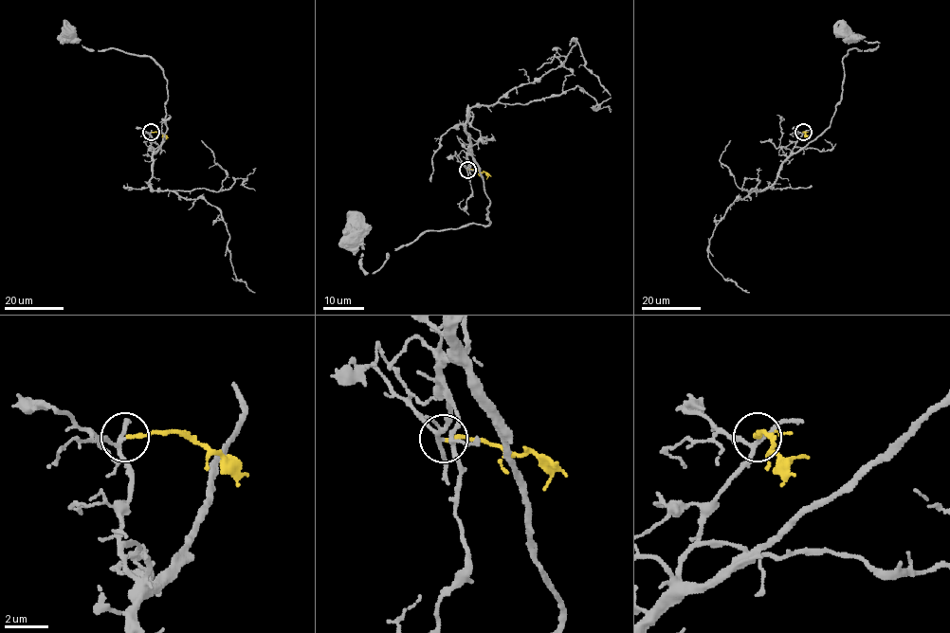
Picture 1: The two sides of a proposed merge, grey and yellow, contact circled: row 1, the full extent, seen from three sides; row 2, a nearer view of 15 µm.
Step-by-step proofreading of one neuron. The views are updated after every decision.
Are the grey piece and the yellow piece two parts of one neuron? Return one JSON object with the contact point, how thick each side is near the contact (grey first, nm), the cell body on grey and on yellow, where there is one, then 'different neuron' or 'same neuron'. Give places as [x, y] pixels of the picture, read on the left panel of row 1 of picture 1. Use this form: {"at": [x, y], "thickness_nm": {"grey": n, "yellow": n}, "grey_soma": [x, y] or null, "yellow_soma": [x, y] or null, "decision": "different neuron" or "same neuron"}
{"at": [151, 132], "thickness_nm": {"grey": 160, "yellow": 180}, "grey_soma": [68, 32], "yellow_soma": null, "decision": "same neuron"}

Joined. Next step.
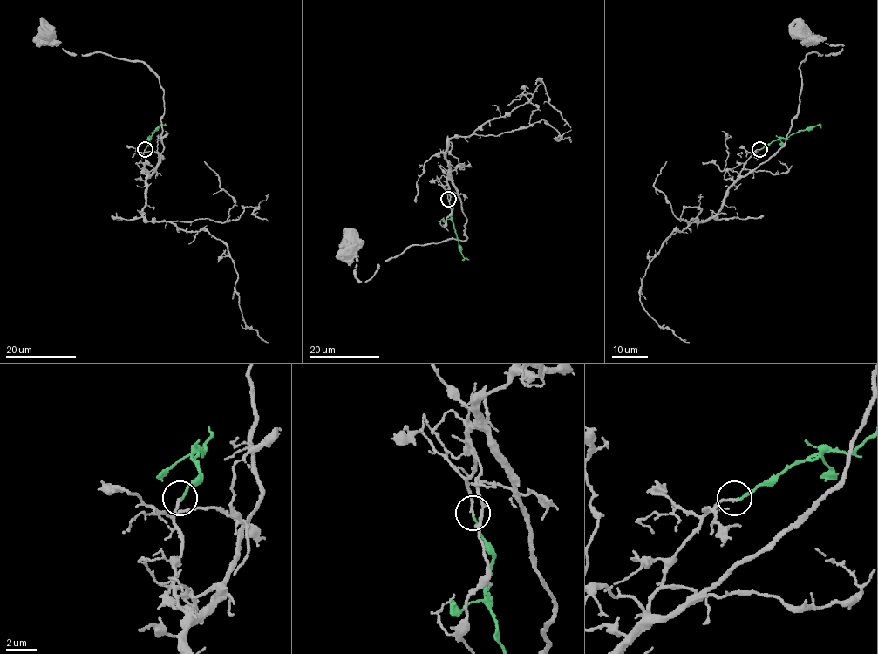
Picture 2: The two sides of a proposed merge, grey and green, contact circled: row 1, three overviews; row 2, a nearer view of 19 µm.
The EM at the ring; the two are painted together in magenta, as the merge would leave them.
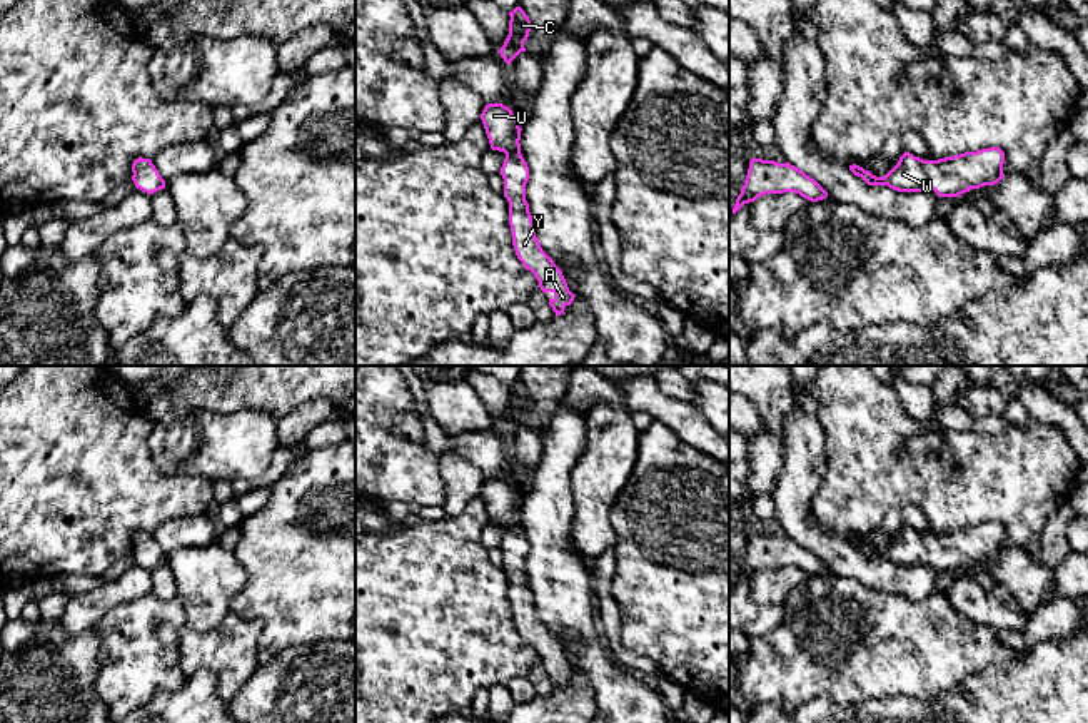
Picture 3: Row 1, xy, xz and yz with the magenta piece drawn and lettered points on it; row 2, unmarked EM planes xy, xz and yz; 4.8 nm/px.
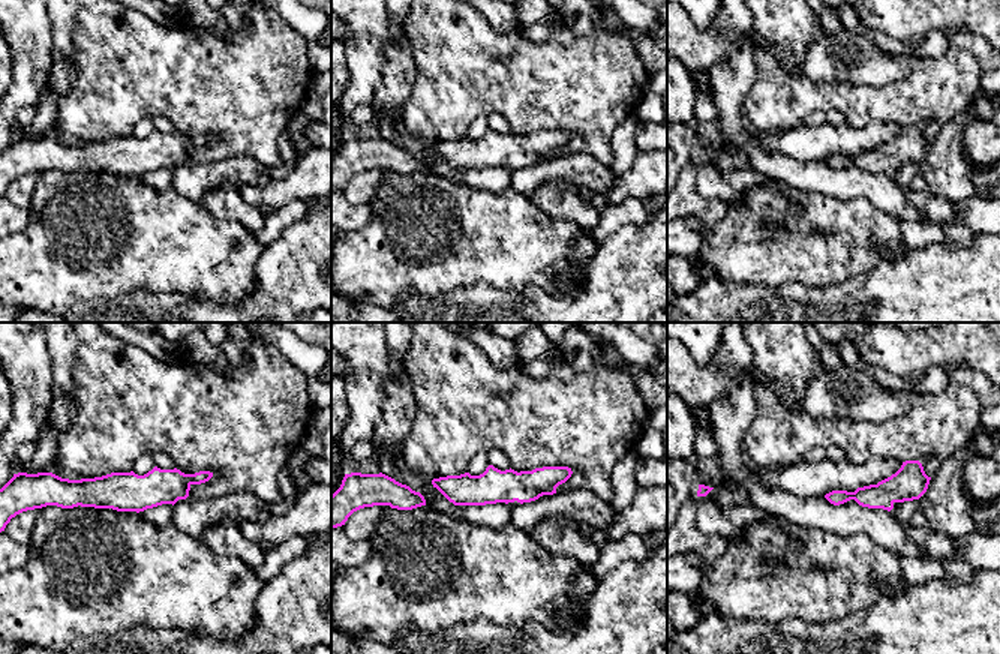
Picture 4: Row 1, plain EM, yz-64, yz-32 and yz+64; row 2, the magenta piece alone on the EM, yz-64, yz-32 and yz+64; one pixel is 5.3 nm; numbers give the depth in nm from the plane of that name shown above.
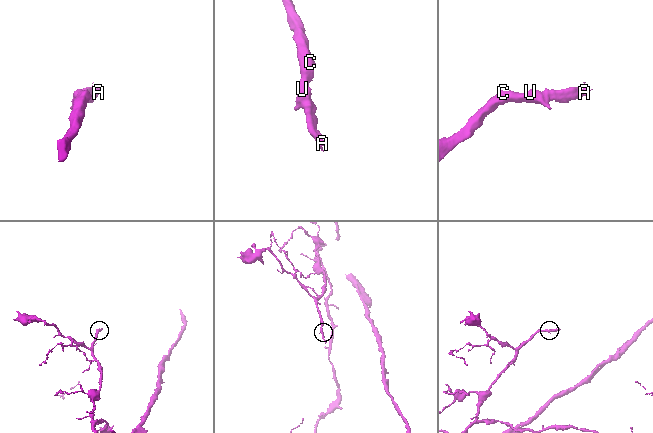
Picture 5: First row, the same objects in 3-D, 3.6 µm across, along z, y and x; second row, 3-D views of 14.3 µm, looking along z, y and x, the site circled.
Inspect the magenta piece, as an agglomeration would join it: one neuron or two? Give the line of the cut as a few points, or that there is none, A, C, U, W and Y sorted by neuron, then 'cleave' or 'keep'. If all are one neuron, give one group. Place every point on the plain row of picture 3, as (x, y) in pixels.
cut none; groups A C U W Y; keep

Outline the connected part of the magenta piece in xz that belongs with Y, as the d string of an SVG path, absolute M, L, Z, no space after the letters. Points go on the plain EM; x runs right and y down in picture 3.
M497 476L484 481L481 494L491 523L506 528L499 548L504 553L504 571L509 576L509 599L516 629L534 648L541 665L554 668L549 673L549 680L556 690L561 690L576 670L569 665L562 645L542 624L536 611L532 589L526 574L529 541L521 528L519 514L522 503L519 501L519 494L509 481Z

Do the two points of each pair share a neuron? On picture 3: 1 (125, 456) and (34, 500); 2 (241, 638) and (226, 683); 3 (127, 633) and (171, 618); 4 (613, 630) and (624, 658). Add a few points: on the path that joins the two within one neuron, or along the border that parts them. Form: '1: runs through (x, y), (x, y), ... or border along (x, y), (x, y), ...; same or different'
1: runs through (102, 456), (77, 456), (57, 476); same
2: runs through (232, 650), (231, 672); same
3: runs through (137, 633), (144, 633), (161, 620); same
4: runs through (613, 637), (618, 652); same

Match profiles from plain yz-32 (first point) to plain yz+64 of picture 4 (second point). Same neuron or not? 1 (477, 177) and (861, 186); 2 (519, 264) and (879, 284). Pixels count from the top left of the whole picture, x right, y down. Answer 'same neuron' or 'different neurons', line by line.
1: same neuron
2: different neurons

